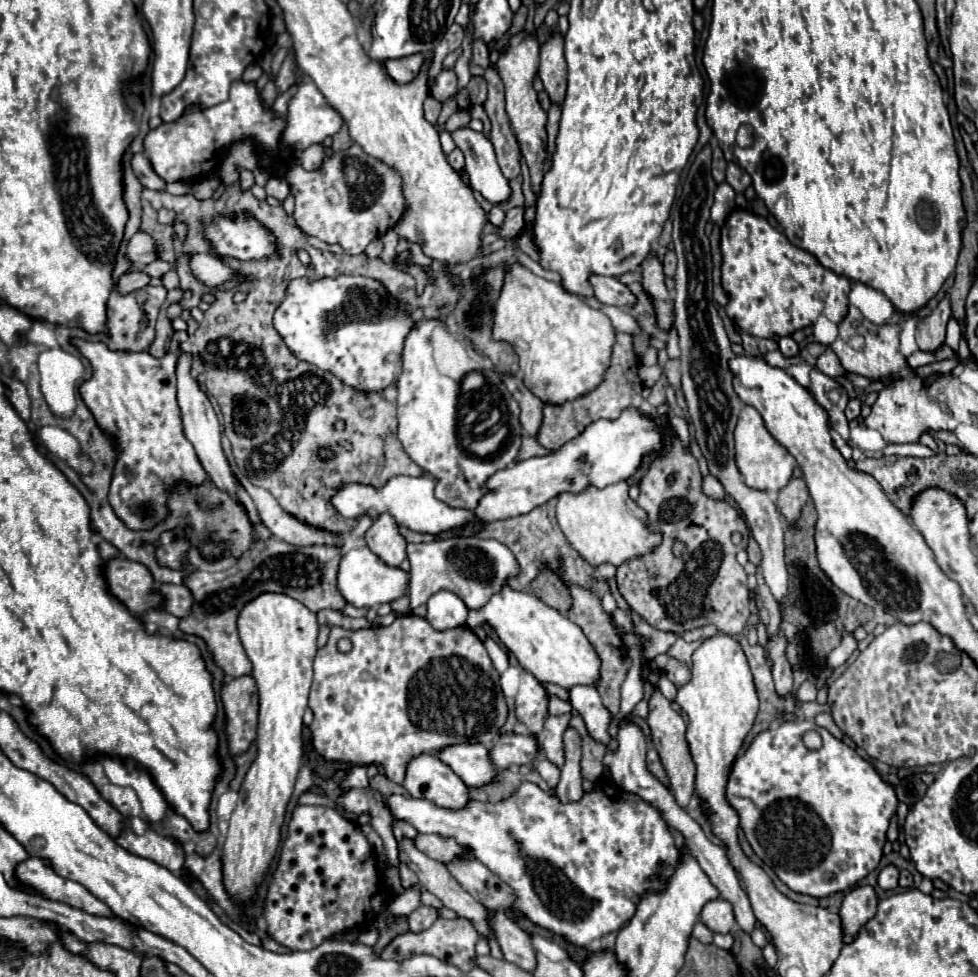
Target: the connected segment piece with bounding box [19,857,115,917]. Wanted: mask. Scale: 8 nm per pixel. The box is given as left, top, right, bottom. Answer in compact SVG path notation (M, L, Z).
M31 857L23 861L23 865L19 865L19 881L27 881L27 885L35 885L35 889L39 889L39 893L43 893L51 901L67 903L91 915L115 917L113 911L103 901L99 901L93 893L89 893L83 885L59 877L51 867L49 859Z

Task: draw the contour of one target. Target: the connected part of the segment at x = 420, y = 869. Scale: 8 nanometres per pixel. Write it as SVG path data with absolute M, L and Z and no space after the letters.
M403 839L403 841L399 843L399 851L401 851L399 857L401 857L401 859L403 859L403 861L405 861L405 863L407 863L415 873L417 873L419 883L421 883L427 891L431 891L433 895L437 895L437 897L441 899L441 903L443 903L447 909L455 911L459 917L469 919L469 921L475 925L475 929L477 929L479 933L493 937L493 933L487 929L487 909L485 909L479 901L475 901L467 891L459 889L459 883L457 883L457 881L447 873L447 869L445 869L443 863L439 863L439 861L427 857L425 853L417 851L417 849L411 845L411 839Z

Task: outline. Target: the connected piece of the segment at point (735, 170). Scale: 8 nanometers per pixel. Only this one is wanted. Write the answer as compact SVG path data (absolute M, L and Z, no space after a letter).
M729 163L727 165L727 183L735 189L735 193L743 193L751 185L751 177L743 173L743 169L739 169L735 163Z

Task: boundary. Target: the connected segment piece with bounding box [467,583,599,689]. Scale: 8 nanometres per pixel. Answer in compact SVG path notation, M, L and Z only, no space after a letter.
M507 583L495 593L487 605L469 611L467 625L491 625L505 647L517 657L523 669L533 673L541 683L555 683L563 689L573 685L593 685L599 677L599 657L591 649L583 631L563 613L545 605L531 591L515 591Z

